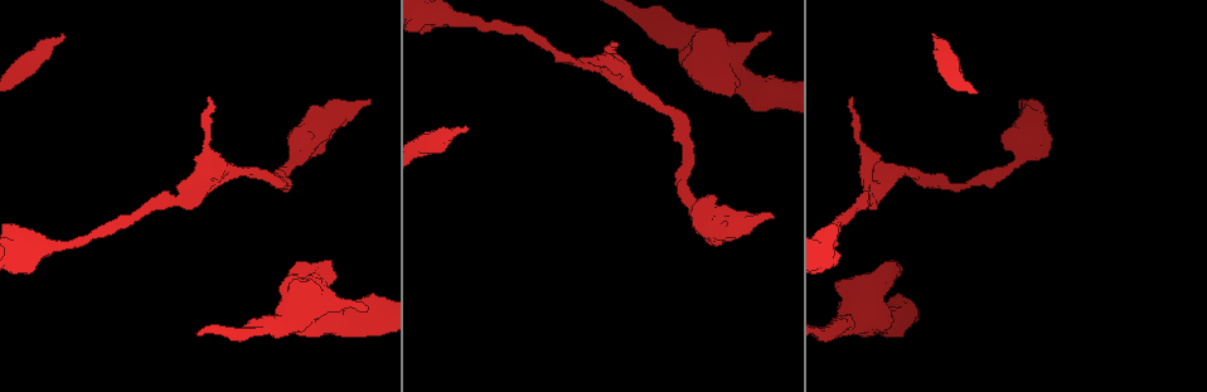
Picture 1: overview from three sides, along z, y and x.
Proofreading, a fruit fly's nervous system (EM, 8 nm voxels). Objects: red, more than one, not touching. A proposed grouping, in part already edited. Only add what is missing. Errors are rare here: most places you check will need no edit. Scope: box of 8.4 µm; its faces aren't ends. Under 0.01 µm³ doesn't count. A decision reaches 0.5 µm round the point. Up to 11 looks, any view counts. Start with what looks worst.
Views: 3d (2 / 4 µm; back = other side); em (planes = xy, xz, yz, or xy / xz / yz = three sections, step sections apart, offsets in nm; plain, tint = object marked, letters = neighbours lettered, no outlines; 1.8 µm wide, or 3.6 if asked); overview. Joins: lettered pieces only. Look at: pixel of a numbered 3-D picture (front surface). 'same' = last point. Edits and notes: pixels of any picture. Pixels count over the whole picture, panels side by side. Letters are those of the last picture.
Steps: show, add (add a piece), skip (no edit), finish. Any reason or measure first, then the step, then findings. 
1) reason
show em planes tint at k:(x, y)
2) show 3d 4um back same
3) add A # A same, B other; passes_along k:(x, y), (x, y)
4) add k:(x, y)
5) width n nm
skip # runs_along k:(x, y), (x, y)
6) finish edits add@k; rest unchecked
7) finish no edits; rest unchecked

branch stops here
show 3d 2um back at 1:(365, 311)

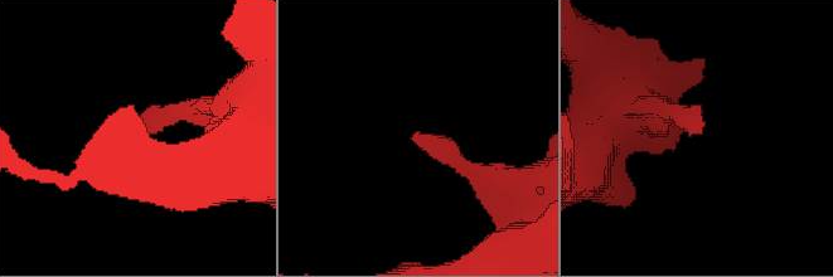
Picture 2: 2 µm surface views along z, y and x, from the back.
now the EM
show em planes letters at 2:(417, 132)

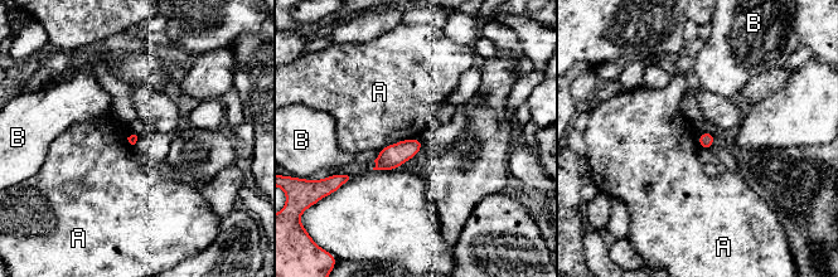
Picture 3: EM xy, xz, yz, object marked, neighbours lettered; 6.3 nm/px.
longest_contact A 260 nm
skip # A other, B other; no lettered piece goes on from it

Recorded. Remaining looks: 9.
touches itself
show 3d 4um at 1:(179, 186)

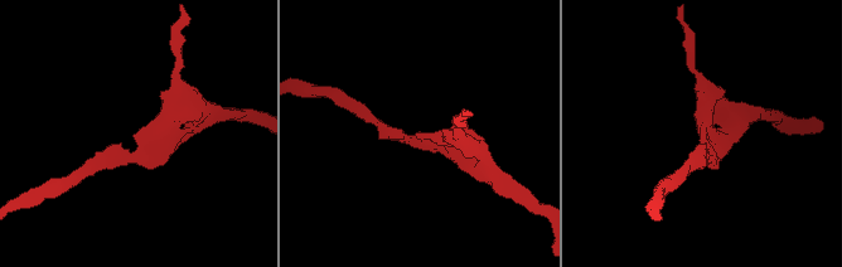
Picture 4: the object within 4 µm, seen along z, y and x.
show em planes letters at 4:(138, 136)

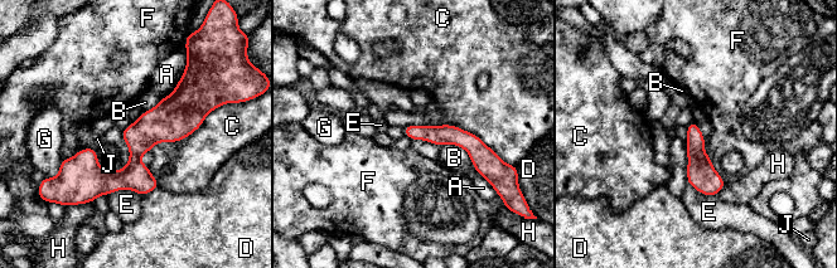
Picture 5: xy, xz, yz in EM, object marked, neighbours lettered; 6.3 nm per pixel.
width 130 nm; longest_contact C 420 nm
skip # A other, B other, C other, D other, E other, F other, G other, H other, J other; none of them fits

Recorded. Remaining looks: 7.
thin end
show em planes letters at 1:(850, 100)

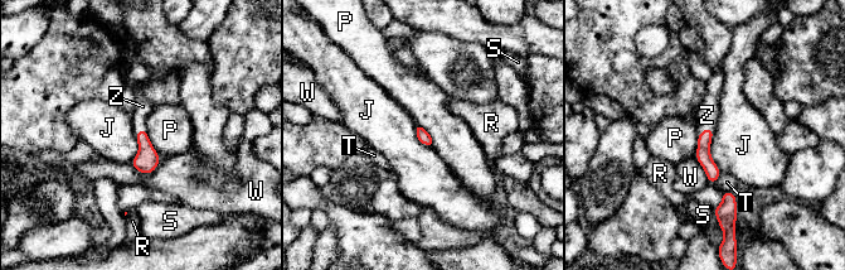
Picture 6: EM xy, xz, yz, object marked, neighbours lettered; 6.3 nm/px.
width 80 nm
add Z # J other, P other, R other, S other, T other, W other, Z same; passes_along 6:(703, 155), (707, 128), (707, 115); the cell continues

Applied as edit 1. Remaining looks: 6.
closes a loop
show 3d 4um at 1:(704, 86)

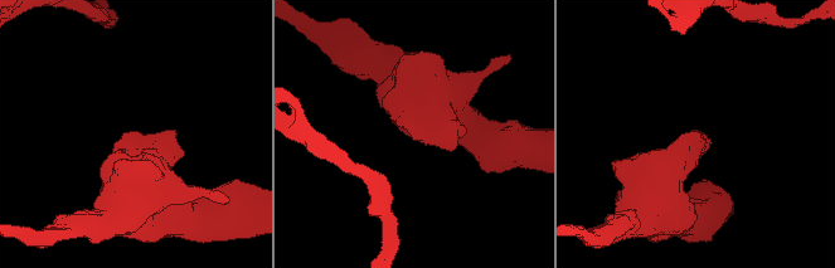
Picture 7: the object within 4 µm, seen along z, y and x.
need the tissue
show em planes letters at 7:(130, 135)

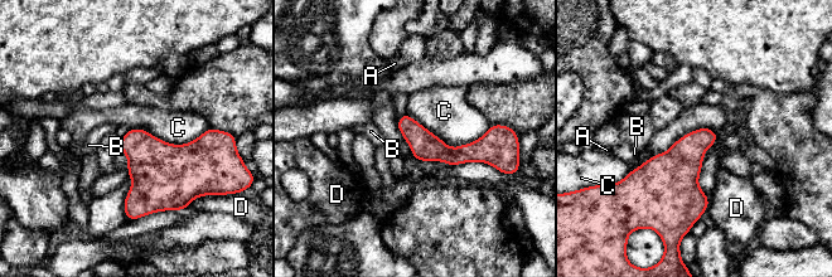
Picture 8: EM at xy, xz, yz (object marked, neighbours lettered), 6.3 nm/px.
skip # A other, B other, C other, D other; runs_along 8:(400, 122), (441, 152), (474, 151), (491, 131); no lettered piece goes on from it

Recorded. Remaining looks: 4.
finish edits add@6; rest unchecked

